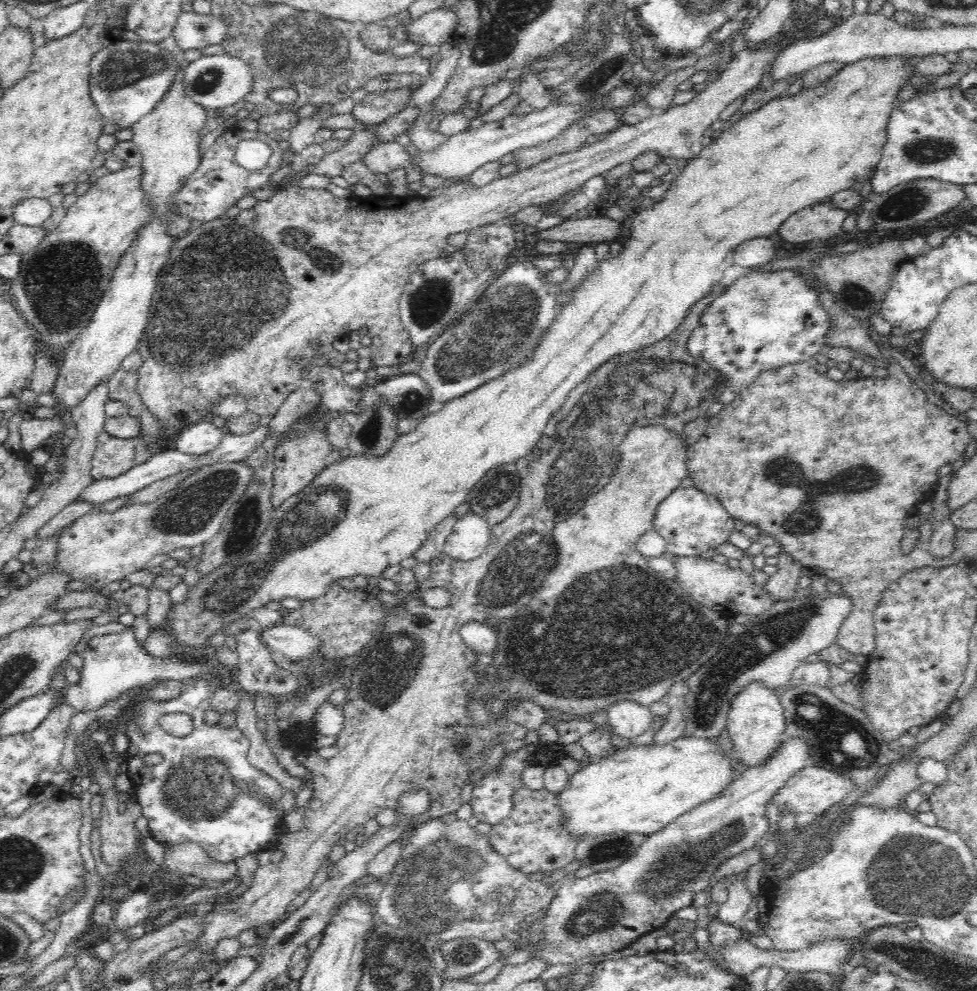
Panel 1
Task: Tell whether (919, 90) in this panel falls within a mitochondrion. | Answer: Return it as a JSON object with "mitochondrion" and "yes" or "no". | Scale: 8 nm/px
{"mitochondrion":"no"}

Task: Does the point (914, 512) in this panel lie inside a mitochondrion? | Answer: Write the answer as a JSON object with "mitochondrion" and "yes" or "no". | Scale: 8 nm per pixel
{"mitochondrion":"no"}

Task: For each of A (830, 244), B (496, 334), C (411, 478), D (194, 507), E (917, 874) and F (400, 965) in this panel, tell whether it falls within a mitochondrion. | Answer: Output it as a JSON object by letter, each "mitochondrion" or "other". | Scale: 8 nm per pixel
{"A":"other","B":"mitochondrion","C":"other","D":"mitochondrion","E":"mitochondrion","F":"mitochondrion"}

